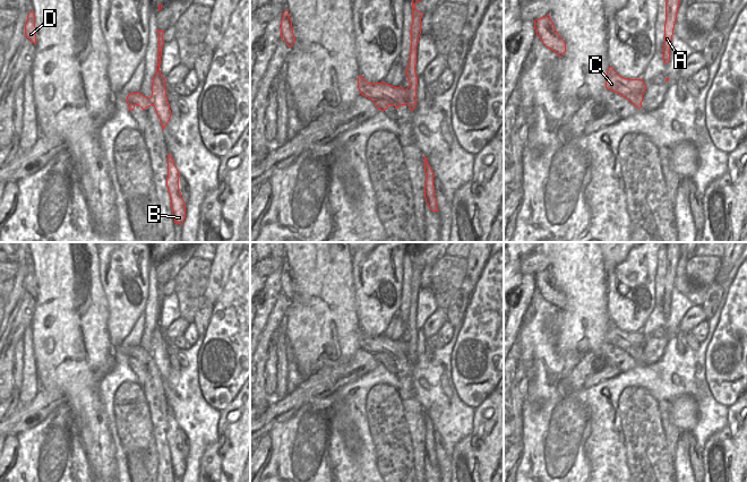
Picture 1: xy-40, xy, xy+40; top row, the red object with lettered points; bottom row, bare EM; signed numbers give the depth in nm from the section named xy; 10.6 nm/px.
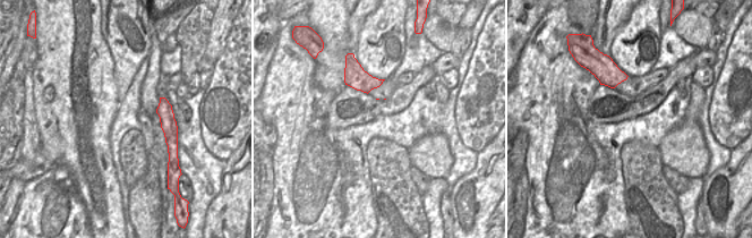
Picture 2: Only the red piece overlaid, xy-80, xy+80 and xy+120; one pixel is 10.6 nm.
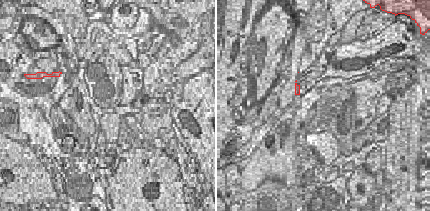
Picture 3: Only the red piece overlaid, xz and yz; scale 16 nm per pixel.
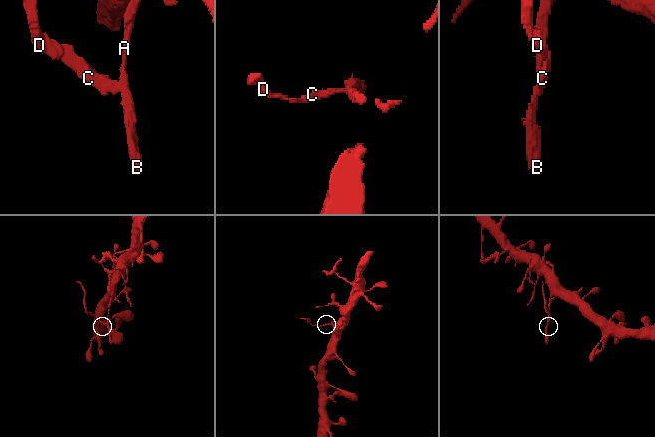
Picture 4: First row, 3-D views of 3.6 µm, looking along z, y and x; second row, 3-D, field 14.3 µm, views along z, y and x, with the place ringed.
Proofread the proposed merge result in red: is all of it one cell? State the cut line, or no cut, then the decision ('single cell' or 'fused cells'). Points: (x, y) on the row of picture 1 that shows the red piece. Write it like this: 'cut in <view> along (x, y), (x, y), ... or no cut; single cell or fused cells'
cut in xy along (404, 89), (406, 103); fused cells

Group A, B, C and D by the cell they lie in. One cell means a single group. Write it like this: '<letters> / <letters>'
A B / C D

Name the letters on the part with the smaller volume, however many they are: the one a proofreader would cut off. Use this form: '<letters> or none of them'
C, D

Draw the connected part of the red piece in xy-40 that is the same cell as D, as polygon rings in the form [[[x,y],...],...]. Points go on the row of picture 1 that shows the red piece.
[[[33,10],[27,16],[27,20],[25,25],[25,36],[32,43],[36,44],[35,14]]]

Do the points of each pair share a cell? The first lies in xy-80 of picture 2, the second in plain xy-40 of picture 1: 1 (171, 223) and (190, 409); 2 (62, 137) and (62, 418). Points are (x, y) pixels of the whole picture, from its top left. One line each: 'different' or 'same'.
1: different
2: different

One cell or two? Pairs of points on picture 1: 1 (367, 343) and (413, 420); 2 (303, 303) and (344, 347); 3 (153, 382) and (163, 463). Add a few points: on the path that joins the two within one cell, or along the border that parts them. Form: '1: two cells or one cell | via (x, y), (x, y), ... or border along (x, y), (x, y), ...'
1: one cell | via (391, 350), (402, 361), (404, 388), (408, 396)
2: one cell | via (315, 315), (333, 336)
3: one cell | via (156, 403), (159, 406), (161, 442)

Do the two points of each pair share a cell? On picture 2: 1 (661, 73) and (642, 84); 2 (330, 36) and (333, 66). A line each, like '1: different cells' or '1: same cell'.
1: same cell
2: same cell

